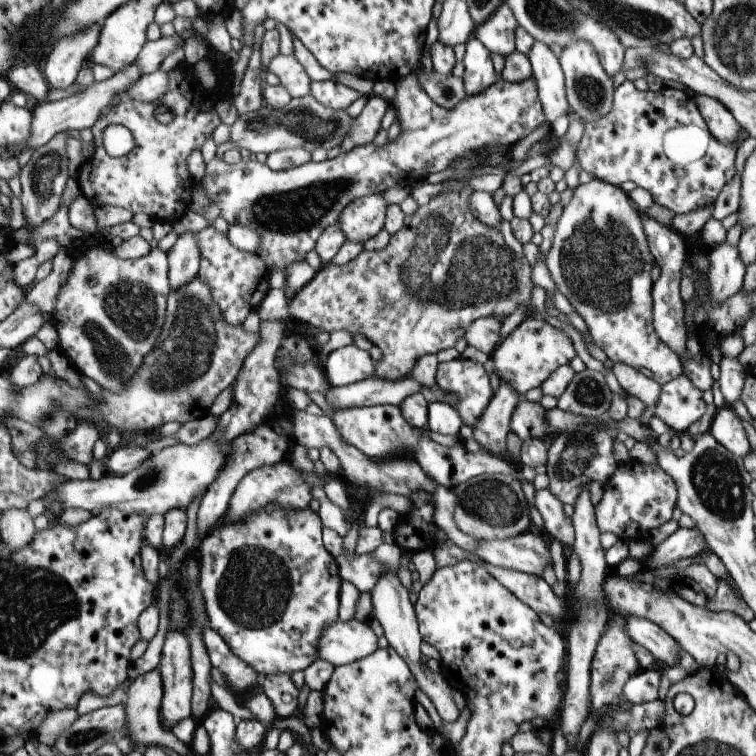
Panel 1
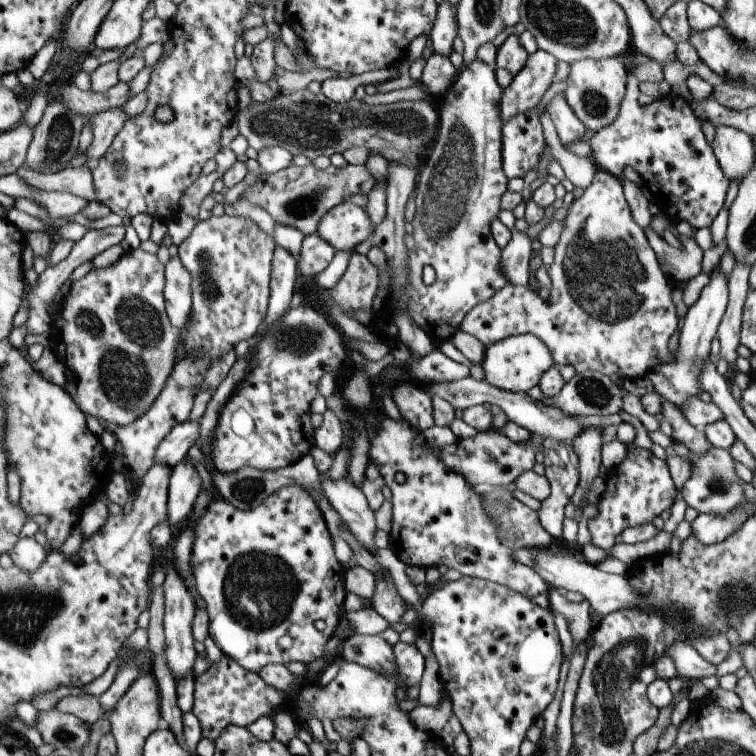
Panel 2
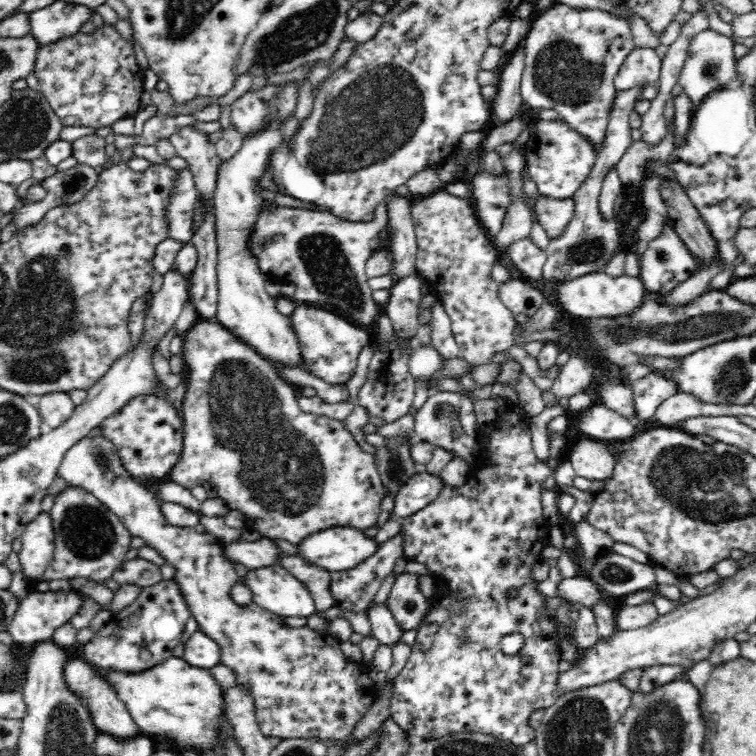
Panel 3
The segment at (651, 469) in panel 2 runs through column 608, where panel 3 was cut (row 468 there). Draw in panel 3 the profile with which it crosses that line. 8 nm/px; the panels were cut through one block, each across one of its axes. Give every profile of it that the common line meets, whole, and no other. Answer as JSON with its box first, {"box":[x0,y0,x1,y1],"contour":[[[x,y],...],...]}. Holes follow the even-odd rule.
{"box":[390,405,561,747],"contour":[[[518,405],[516,408],[505,408],[496,420],[480,425],[478,458],[470,466],[471,473],[468,475],[465,484],[458,487],[445,484],[432,503],[428,503],[412,516],[400,520],[404,556],[408,561],[425,564],[431,570],[431,574],[439,586],[435,590],[435,595],[430,598],[429,610],[417,629],[418,638],[415,644],[411,646],[410,658],[395,678],[392,700],[390,701],[391,717],[398,723],[399,727],[402,727],[402,730],[407,730],[407,734],[412,734],[417,741],[423,740],[426,736],[433,736],[437,739],[446,736],[450,732],[479,732],[480,734],[490,733],[492,736],[510,742],[514,746],[523,747],[536,736],[535,731],[528,725],[530,714],[534,710],[540,710],[540,708],[547,709],[559,697],[556,695],[556,680],[558,680],[560,674],[558,662],[560,662],[561,654],[559,648],[556,647],[558,642],[552,640],[552,636],[547,636],[556,632],[556,619],[546,613],[546,606],[542,602],[544,597],[536,591],[537,582],[534,582],[530,577],[532,566],[543,559],[541,556],[542,550],[549,546],[546,538],[550,534],[551,526],[542,514],[541,504],[541,489],[544,481],[548,478],[548,473],[546,473],[544,465],[541,465],[536,455],[534,455],[530,424],[529,416]],[[510,588],[518,589],[518,597],[514,600],[508,600],[506,597]],[[508,634],[520,634],[524,637],[524,644],[516,654],[506,654],[499,647],[502,637],[508,636]]]}

